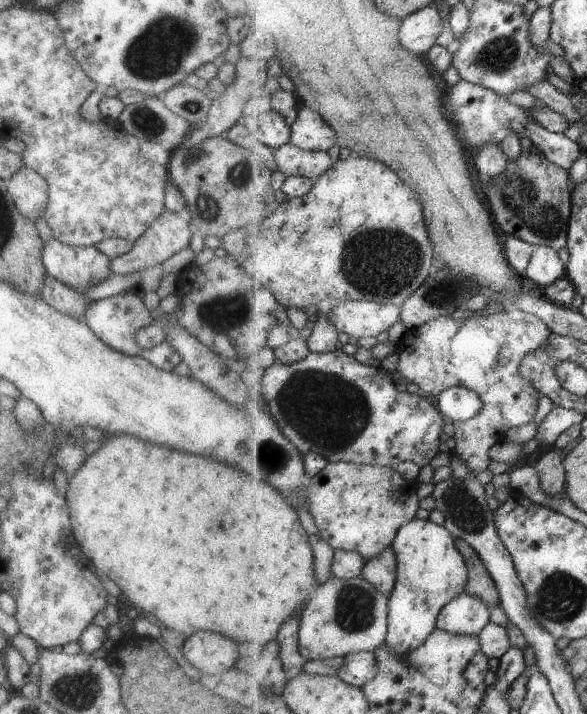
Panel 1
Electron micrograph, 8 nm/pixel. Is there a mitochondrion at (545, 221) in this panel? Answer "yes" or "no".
yes

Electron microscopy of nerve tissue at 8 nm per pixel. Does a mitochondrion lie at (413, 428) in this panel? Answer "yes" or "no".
no

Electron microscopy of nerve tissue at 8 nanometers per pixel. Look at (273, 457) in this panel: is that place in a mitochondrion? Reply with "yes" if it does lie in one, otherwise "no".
yes

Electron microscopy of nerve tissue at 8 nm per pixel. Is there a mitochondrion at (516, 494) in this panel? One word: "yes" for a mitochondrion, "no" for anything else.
no

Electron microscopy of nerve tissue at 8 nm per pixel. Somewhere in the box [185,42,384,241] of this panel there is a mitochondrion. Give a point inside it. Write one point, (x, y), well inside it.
(240, 174)

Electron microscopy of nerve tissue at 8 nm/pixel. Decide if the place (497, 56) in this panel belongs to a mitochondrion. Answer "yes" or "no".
yes

